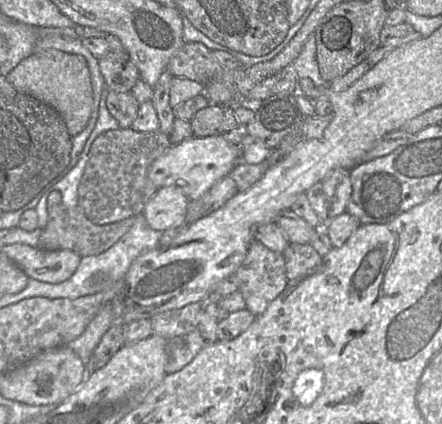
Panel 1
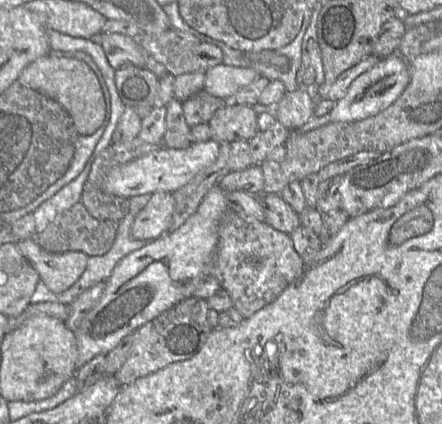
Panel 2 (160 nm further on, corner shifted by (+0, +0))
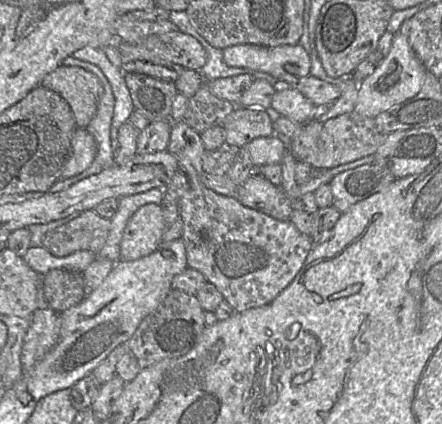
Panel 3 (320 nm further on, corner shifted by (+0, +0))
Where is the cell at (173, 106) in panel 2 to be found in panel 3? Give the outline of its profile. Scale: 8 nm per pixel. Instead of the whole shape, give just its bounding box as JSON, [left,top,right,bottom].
[165,121,314,312]

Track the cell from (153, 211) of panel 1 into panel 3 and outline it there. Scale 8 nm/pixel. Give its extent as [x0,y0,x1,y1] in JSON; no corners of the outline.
[120,203,164,260]

